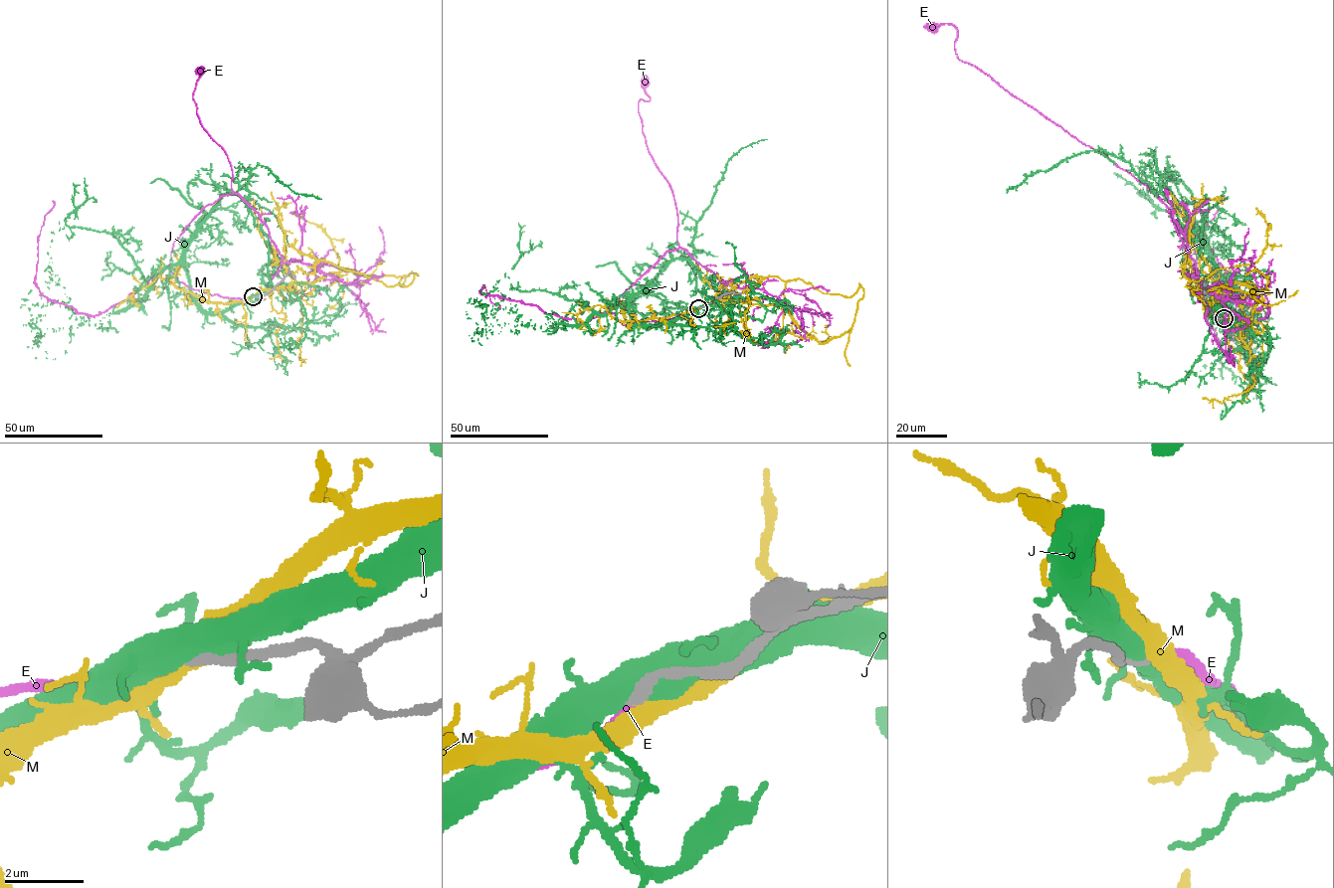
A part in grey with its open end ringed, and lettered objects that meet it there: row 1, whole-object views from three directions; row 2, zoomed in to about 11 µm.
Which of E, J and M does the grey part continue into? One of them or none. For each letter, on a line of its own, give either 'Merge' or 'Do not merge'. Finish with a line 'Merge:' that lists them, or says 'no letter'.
E: Merge
J: Do not merge
M: Do not merge
Merge: E

